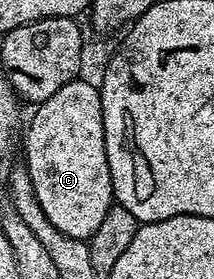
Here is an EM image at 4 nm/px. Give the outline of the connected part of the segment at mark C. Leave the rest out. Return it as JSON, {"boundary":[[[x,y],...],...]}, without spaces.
{"boundary":[[[74,80],[63,84],[63,88],[59,88],[59,92],[55,92],[55,96],[51,96],[46,102],[40,103],[36,107],[37,110],[33,114],[33,119],[28,119],[27,125],[23,130],[23,154],[25,150],[24,165],[31,176],[31,184],[35,188],[35,196],[39,200],[39,204],[43,208],[43,212],[47,216],[47,220],[51,220],[51,224],[55,224],[55,228],[59,228],[59,232],[63,232],[72,238],[88,240],[95,232],[95,228],[99,228],[99,224],[103,221],[103,216],[107,216],[110,206],[114,205],[113,197],[113,181],[111,180],[111,172],[107,164],[107,152],[105,151],[105,125],[103,124],[103,108],[101,107],[101,92],[96,85],[93,86],[89,82],[81,82],[82,80]]]}

